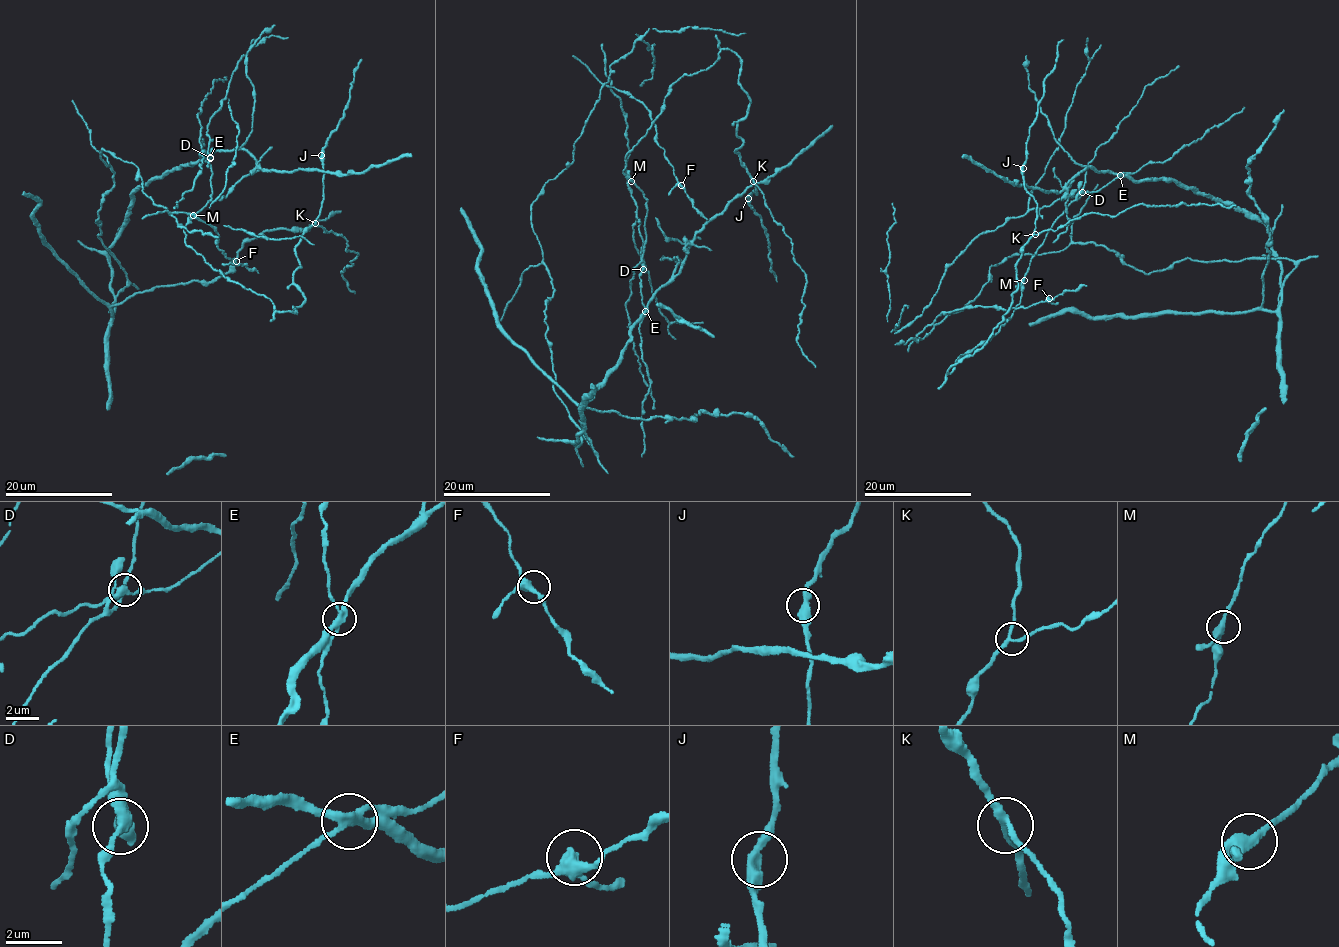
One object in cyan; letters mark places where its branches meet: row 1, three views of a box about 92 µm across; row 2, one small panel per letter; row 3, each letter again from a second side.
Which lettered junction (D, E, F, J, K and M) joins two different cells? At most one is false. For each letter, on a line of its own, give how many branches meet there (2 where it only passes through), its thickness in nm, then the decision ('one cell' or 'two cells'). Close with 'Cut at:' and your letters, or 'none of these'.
D: 3 | 280 nm | one cell
E: 3 | 300 nm | two cells
F: 3 | 360 nm | one cell
J: 2 | 400 nm | one cell
K: 3 | 200 nm | one cell
M: 2 | 360 nm | one cell
Cut at: E

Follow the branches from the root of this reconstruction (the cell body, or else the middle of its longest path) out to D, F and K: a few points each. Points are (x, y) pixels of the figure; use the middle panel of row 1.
D: (592, 393), (617, 363), (620, 352), (630, 338), (633, 323), (645, 309), (639, 276), (643, 268)
F: (592, 393), (569, 442), (594, 451), (553, 388), (531, 203), (605, 85), (649, 112), (681, 185)
K: (592, 393), (645, 309), (647, 206), (626, 154), (673, 84), (722, 49), (749, 97), (734, 153), (753, 181)

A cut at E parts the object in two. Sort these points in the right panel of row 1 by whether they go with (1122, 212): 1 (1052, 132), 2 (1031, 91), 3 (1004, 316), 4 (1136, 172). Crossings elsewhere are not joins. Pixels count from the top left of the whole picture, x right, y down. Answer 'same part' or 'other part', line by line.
1: other part
2: other part
3: same part
4: same part

